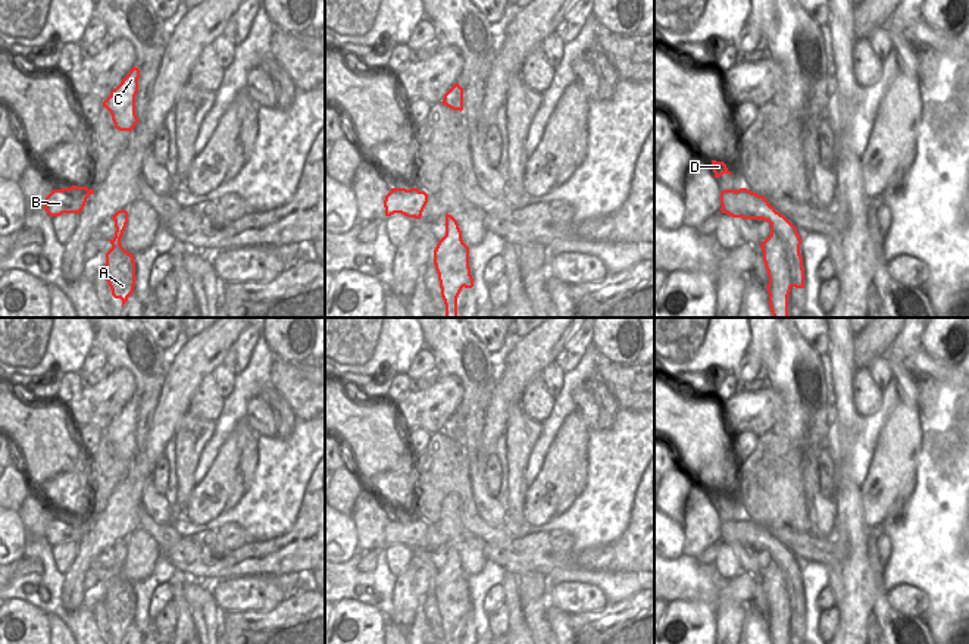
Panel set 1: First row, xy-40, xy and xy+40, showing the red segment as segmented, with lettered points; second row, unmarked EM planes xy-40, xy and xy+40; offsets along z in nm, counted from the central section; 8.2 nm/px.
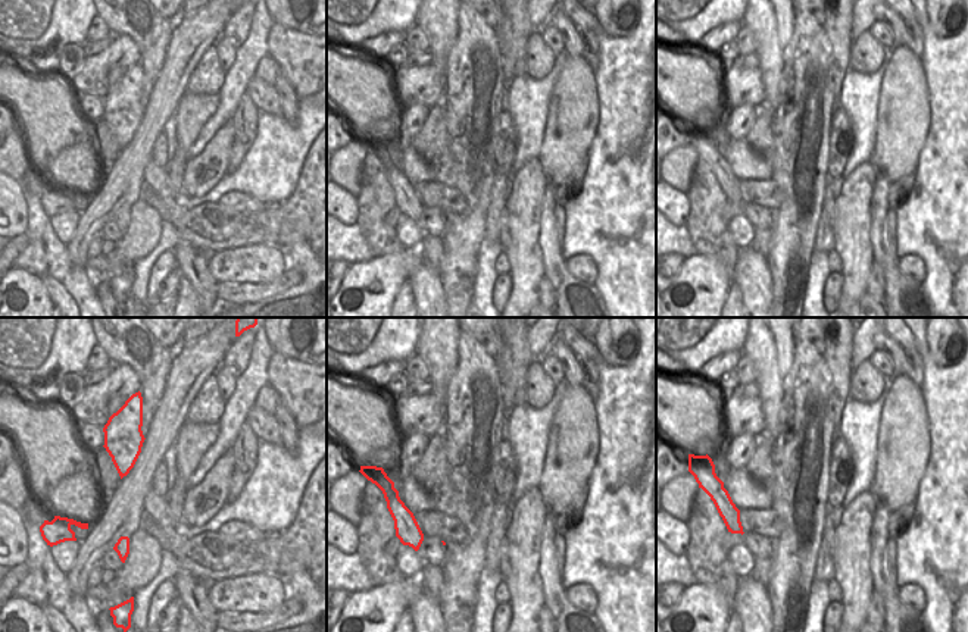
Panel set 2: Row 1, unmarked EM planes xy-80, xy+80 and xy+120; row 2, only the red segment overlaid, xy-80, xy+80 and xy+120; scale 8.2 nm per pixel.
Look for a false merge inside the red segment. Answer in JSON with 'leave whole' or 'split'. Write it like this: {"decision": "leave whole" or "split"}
{"decision": "split"}

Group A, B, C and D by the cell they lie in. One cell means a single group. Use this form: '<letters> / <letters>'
A B C / D

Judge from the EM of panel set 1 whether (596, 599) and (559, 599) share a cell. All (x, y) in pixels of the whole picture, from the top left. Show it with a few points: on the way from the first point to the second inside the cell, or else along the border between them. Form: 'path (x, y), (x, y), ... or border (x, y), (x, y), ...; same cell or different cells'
path (587, 597), (575, 594), (568, 597); same cell

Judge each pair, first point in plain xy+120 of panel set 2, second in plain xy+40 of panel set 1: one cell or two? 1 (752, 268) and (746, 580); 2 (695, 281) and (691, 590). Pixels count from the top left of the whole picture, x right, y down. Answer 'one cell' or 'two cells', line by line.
1: two cells
2: two cells

